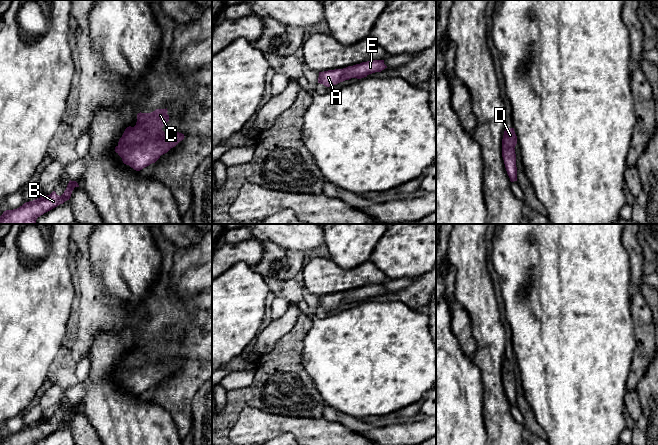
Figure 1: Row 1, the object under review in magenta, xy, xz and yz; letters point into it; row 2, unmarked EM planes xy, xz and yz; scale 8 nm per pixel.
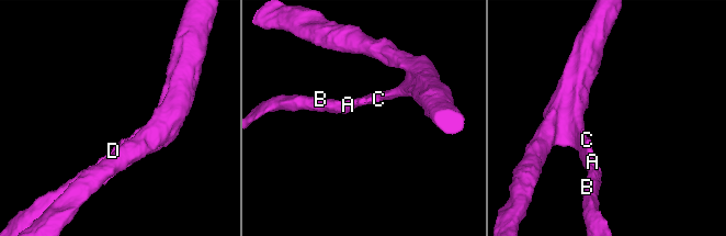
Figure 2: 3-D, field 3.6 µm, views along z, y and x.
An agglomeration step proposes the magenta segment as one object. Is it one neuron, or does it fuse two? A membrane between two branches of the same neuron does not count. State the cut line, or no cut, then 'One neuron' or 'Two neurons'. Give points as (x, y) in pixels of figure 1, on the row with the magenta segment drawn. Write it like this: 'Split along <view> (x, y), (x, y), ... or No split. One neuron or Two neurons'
No split. One neuron

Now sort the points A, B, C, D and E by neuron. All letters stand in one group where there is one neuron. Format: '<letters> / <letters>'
A B C D E

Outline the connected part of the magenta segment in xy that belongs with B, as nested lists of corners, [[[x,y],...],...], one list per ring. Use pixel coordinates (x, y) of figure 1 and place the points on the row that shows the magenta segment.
[[[70,180],[61,196],[53,191],[50,195],[41,195],[17,209],[6,210],[0,216],[0,224],[35,224],[38,217],[69,200],[75,187],[79,187],[78,183]]]

